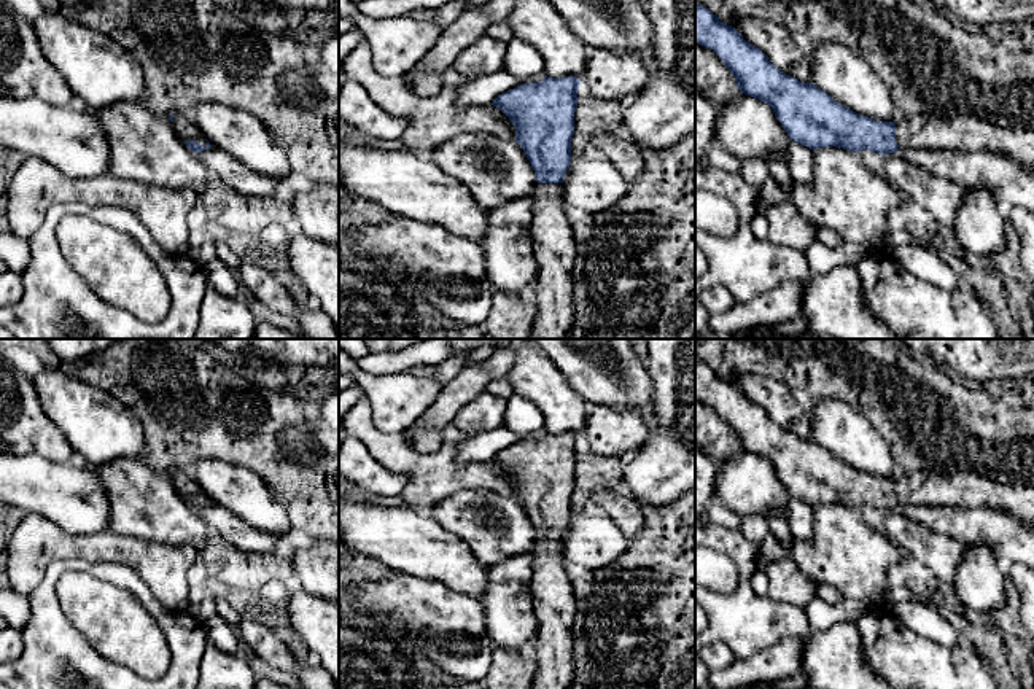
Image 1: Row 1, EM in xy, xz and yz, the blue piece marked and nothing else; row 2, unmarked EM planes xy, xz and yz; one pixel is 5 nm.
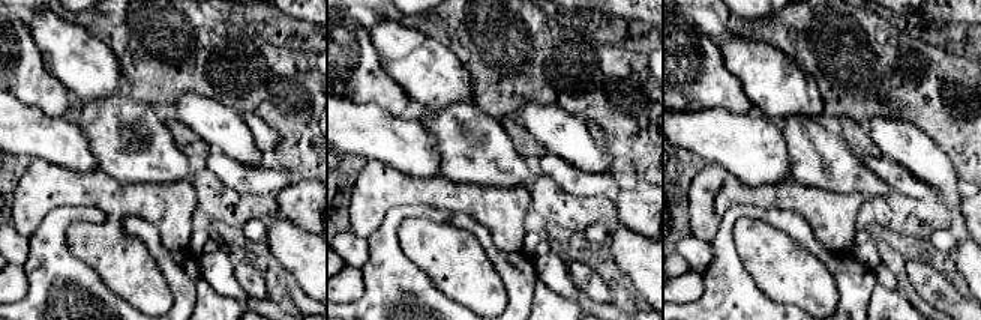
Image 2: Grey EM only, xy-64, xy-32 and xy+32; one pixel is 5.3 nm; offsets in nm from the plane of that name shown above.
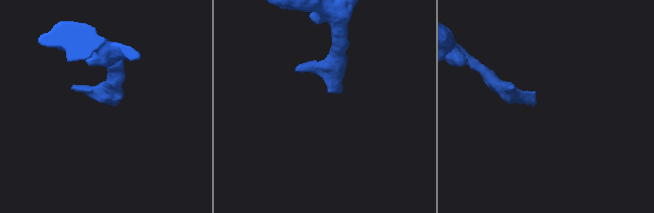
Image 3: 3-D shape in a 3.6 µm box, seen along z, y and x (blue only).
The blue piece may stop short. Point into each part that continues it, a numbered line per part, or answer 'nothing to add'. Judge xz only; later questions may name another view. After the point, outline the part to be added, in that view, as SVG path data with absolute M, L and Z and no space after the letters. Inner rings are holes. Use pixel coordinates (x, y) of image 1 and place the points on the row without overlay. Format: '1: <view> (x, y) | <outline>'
1: xz (554, 602) | M536 538L531 555L531 597L539 625L534 643L538 671L531 689L569 689L577 605L566 571L563 543Z

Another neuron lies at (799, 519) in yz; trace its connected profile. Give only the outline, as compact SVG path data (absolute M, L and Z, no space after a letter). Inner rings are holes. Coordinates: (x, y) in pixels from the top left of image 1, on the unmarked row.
M791 496L786 519L794 538L811 541L813 536L813 506Z

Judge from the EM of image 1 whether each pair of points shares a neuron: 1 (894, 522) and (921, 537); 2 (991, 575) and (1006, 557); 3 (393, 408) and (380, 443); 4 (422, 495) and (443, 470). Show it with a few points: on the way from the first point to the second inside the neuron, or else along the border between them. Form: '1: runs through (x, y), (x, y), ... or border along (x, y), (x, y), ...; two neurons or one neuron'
1: runs through (901, 529), (907, 535), (915, 537); one neuron
2: border along (967, 546), (987, 546), (1004, 568); two neurons
3: border along (368, 400), (373, 424), (384, 432), (401, 435); two neurons
4: runs through (423, 489), (436, 476); one neuron

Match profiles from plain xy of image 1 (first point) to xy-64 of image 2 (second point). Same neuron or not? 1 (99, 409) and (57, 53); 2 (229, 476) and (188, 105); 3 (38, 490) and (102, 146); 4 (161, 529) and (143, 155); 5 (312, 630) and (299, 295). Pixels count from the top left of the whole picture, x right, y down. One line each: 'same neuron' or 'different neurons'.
1: same neuron
2: same neuron
3: different neurons
4: same neuron
5: different neurons

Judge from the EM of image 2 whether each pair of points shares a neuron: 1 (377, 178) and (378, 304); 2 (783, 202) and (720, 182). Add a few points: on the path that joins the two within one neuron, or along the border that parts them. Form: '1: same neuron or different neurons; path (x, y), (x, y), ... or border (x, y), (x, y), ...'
1: different neurons; border (404, 206), (393, 206), (366, 238)
2: same neuron; path (768, 196), (735, 193)

